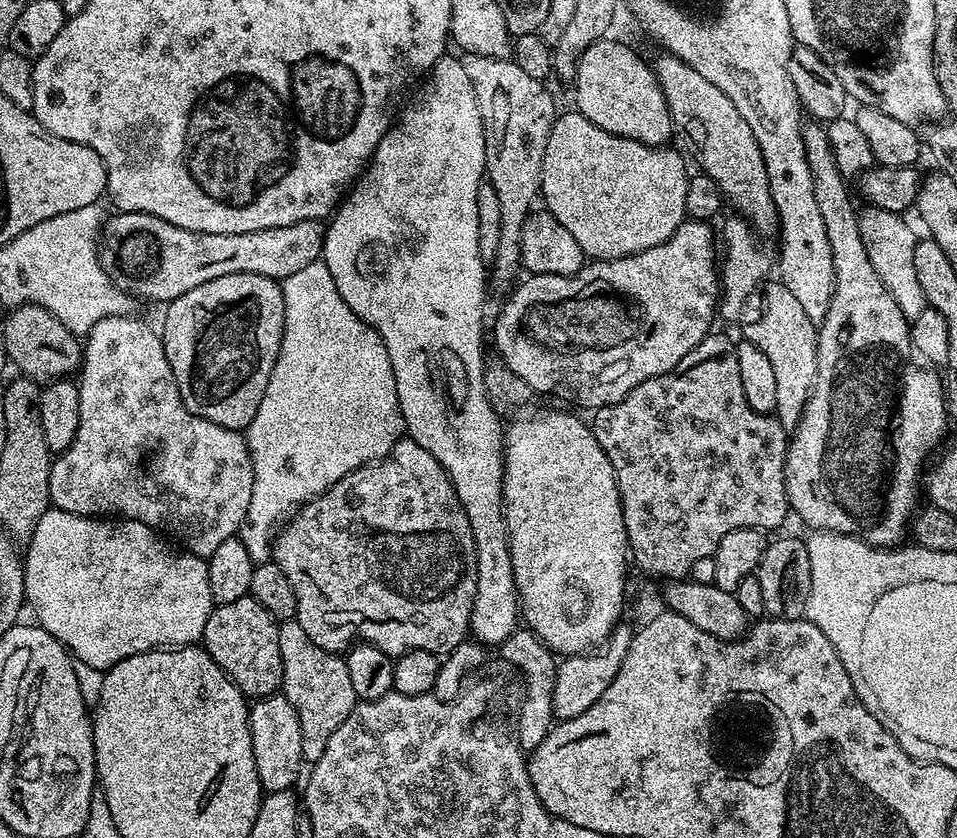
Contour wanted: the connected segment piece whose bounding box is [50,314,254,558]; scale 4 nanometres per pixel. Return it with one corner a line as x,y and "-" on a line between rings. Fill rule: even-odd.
129,314
102,318
89,330
83,341
82,363
78,369
80,386
78,434
74,434
74,442
70,442
68,449
53,459
50,470
50,504
51,507
61,508
70,514
78,514
79,516
137,520
146,526
155,528
165,537
171,538
181,549
190,551
195,556
207,558
214,554
214,550
218,550
218,545
221,542
226,542
226,538
237,535
242,525
247,521
250,494
254,490
254,470
252,469
248,442
240,432
218,426
206,418
198,418
186,410
178,386
174,382
170,362
166,362
166,350
161,333
157,329
155,332
150,325
143,324
142,321
135,320
134,317
135,315

